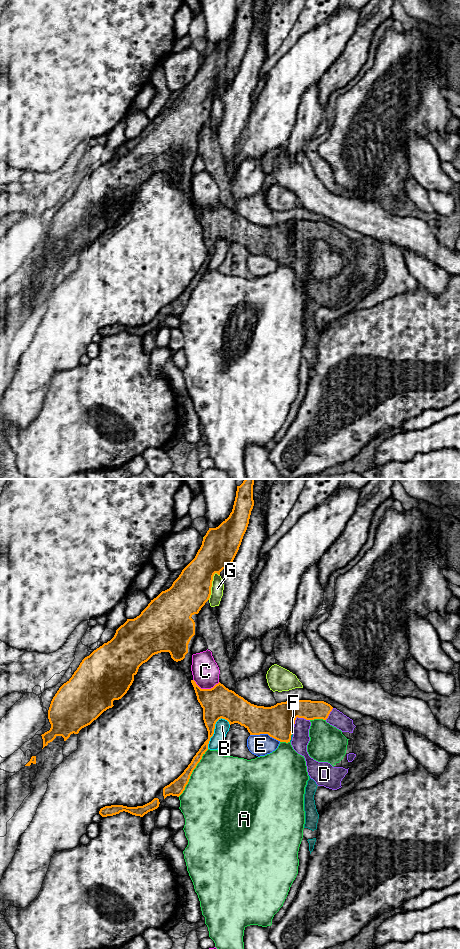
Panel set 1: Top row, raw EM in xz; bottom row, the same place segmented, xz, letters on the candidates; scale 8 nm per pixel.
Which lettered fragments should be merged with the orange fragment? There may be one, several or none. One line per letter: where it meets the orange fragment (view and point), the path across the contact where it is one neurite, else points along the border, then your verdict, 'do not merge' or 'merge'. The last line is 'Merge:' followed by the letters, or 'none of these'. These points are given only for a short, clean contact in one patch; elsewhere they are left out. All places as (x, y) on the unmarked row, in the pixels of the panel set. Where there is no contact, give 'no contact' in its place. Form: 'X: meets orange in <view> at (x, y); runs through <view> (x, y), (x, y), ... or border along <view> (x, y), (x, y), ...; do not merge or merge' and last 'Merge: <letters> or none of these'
A: meets orange in xz at (191, 293); do not merge
B: meets orange in xz at (213, 250); do not merge
C: meets orange in xz at (206, 209); do not merge
D: meets orange in xz at (296, 237); runs through xz (277, 241), (285, 237), (296, 237), (300, 245), (300, 259); merge
E: meets orange in xz at (265, 253); do not merge
F: meets orange in xz at (290, 256); do not merge
G: meets orange in xz at (211, 106); do not merge
Merge: D

